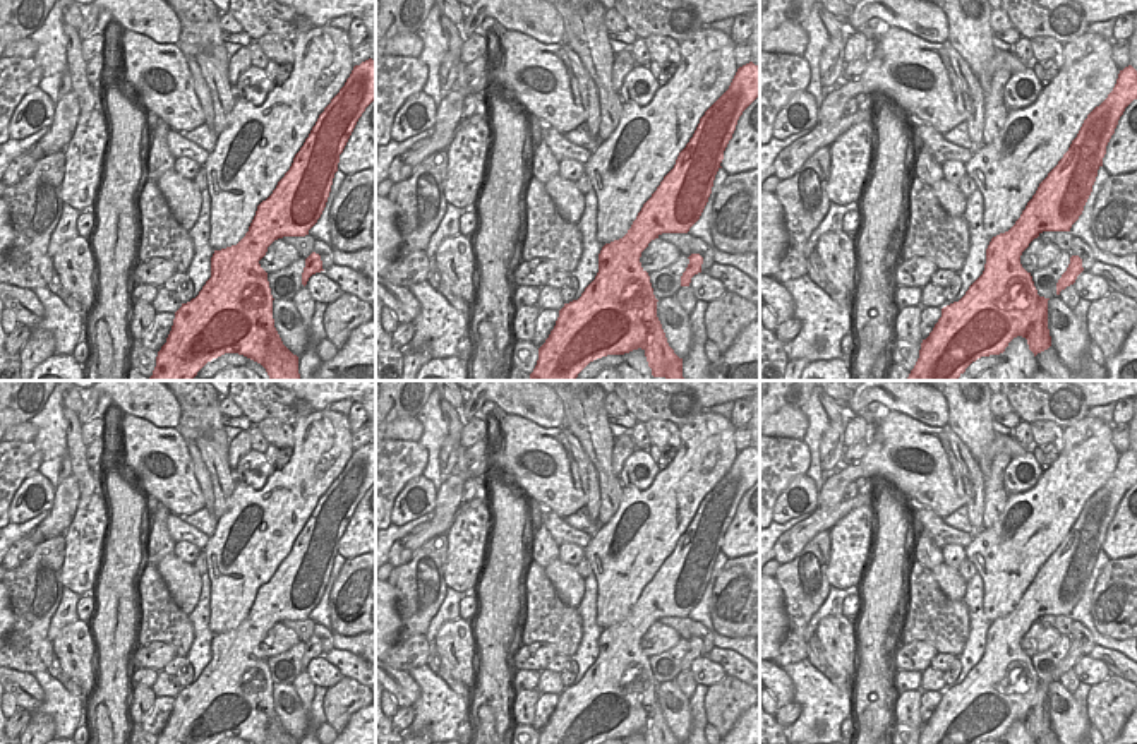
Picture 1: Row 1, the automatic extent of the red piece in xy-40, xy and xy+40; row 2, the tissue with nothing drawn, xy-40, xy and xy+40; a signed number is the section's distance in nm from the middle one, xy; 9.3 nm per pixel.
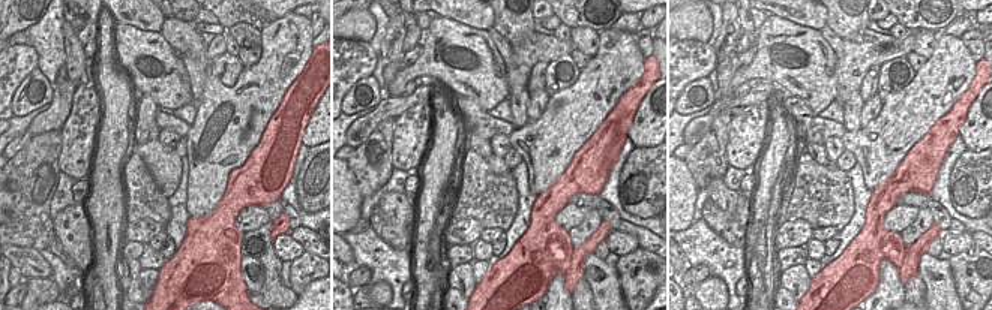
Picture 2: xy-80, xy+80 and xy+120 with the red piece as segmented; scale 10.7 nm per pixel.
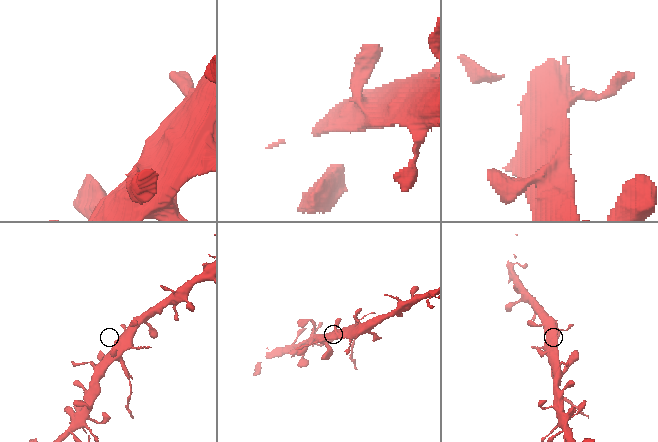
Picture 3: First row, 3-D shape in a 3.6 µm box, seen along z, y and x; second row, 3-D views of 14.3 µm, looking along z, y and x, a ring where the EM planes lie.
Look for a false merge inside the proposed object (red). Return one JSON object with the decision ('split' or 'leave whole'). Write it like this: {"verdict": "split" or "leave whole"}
{"verdict": "split"}

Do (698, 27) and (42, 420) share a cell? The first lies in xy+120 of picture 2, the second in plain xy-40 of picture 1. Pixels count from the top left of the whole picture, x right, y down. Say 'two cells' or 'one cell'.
two cells

